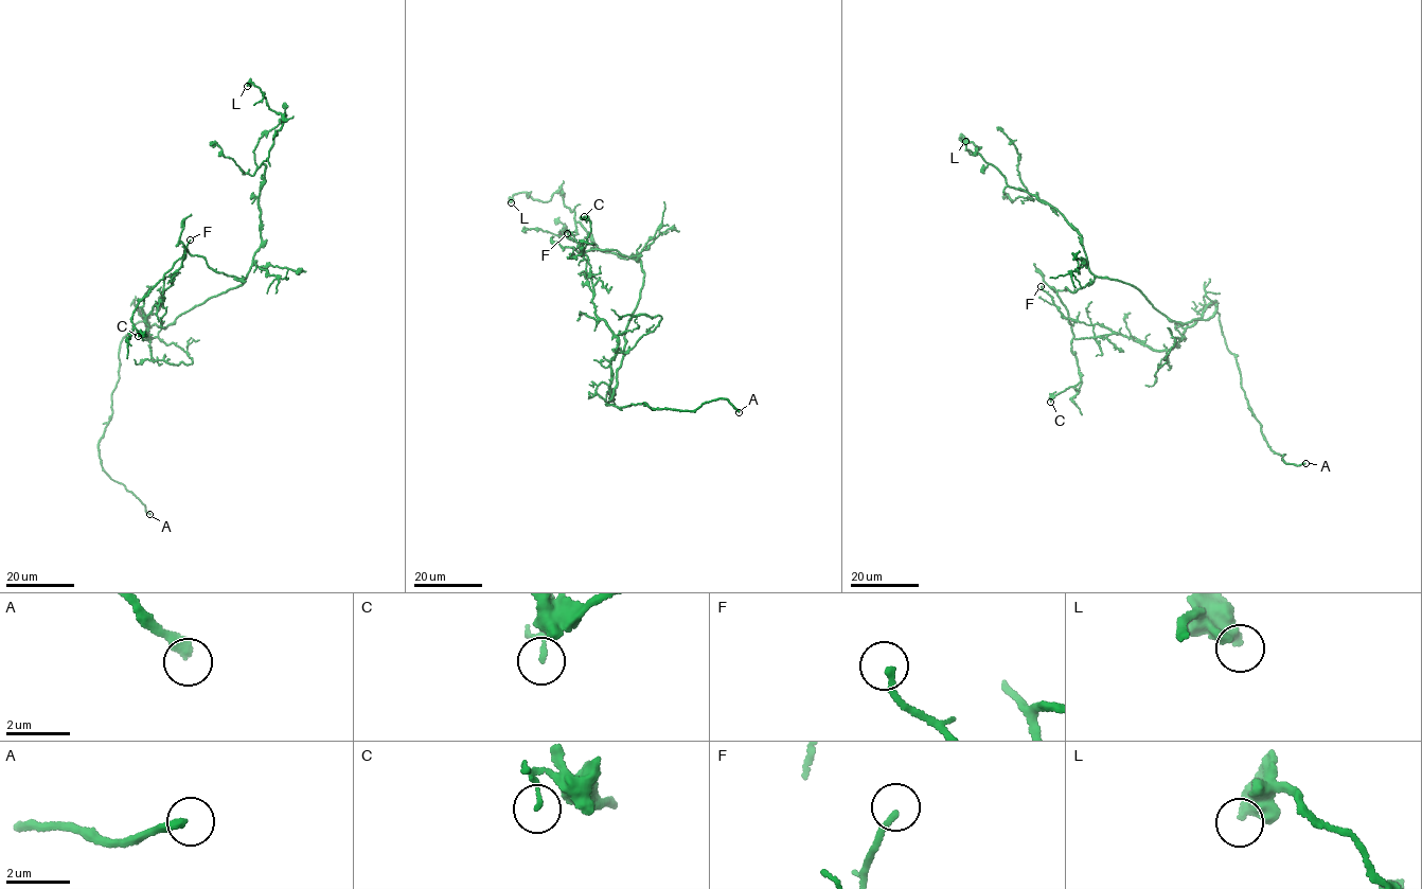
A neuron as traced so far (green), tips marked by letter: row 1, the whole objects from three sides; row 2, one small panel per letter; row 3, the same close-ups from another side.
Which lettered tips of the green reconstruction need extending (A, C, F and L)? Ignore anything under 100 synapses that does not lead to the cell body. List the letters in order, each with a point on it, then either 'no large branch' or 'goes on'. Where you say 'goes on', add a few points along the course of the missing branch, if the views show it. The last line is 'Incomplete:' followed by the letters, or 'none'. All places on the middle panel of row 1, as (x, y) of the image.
A: place (739, 412); goes on; course (739, 412), (746, 423), (760, 424)
C: place (584, 216); no large branch
F: place (567, 233); no large branch
L: place (511, 202); no large branch
Incomplete: A

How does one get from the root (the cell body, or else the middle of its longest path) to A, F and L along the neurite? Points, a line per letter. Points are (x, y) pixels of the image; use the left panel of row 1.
A: (192, 307), (164, 329), (139, 322), (122, 340), (111, 414), (99, 443), (103, 468), (143, 503), (149, 514)
F: (192, 307), (164, 329), (146, 325), (148, 315), (149, 340), (146, 316), (173, 284), (190, 239)
L: (192, 307), (244, 283), (261, 244), (263, 162), (283, 121), (259, 87), (247, 86)

